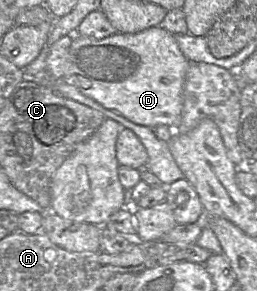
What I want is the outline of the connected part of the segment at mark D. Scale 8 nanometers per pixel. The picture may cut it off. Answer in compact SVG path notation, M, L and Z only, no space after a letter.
M153 26L137 33L115 33L103 39L72 35L68 53L68 78L65 80L105 108L130 121L148 127L167 125L174 130L181 120L185 76L190 61L181 52L174 34Z

